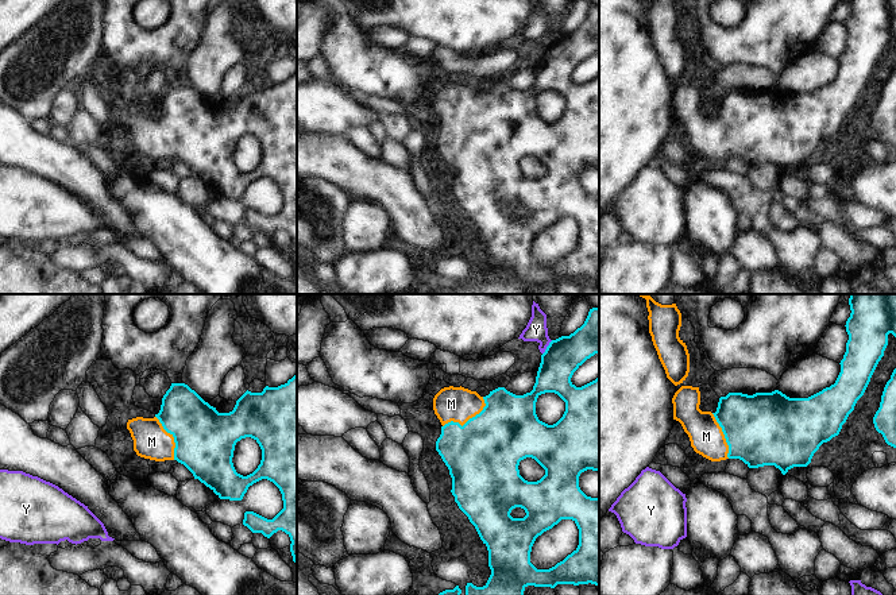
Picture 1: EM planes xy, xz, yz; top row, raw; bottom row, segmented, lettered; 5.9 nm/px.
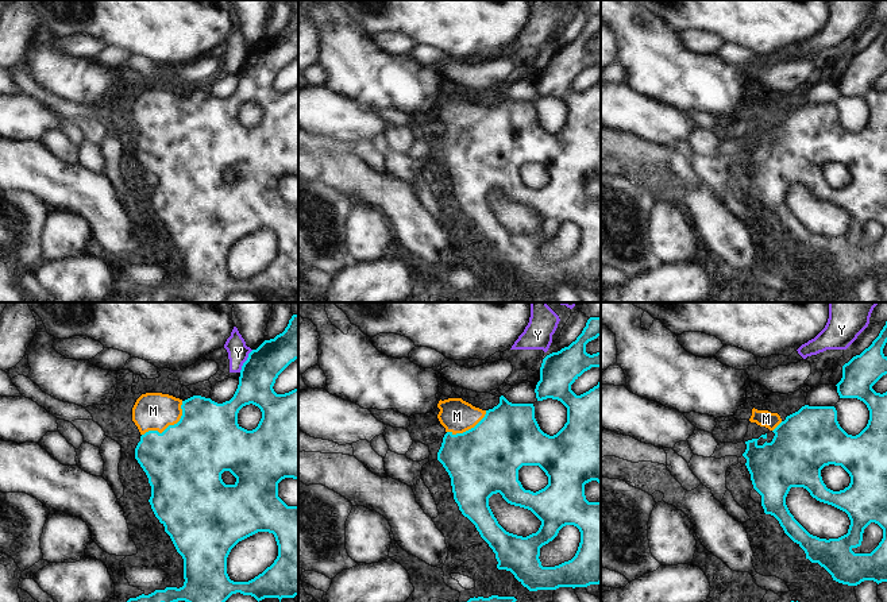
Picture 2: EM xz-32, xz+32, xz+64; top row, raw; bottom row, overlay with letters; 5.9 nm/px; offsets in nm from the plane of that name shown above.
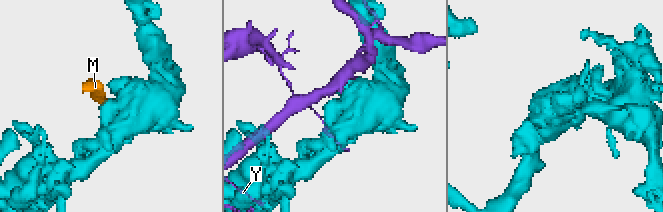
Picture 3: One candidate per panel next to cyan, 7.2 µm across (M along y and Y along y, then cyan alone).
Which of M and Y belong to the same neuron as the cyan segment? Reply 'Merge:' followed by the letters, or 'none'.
Merge: M

